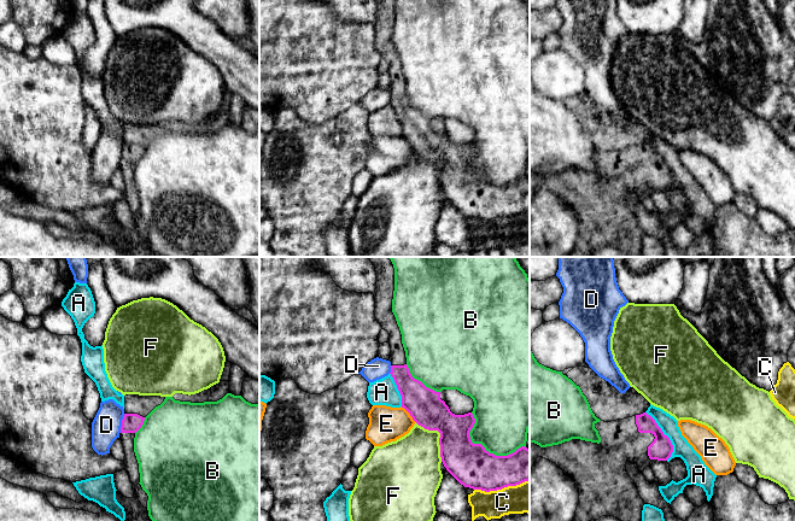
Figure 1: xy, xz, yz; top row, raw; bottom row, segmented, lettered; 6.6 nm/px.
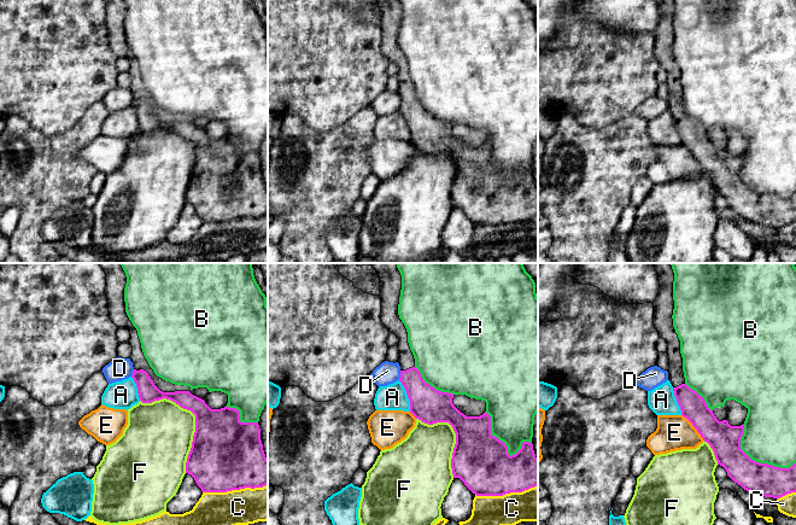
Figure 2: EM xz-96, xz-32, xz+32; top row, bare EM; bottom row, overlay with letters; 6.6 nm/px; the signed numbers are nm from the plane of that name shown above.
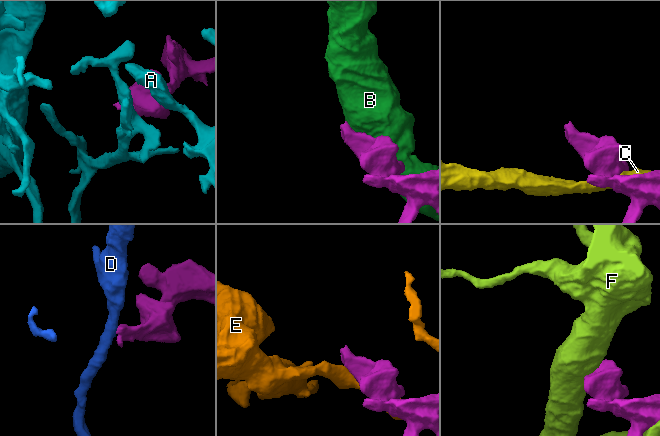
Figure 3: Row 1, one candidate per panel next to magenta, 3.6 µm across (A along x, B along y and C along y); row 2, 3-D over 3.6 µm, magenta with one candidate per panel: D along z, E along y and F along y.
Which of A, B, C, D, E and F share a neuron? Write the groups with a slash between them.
A / B / C / D / E / F

